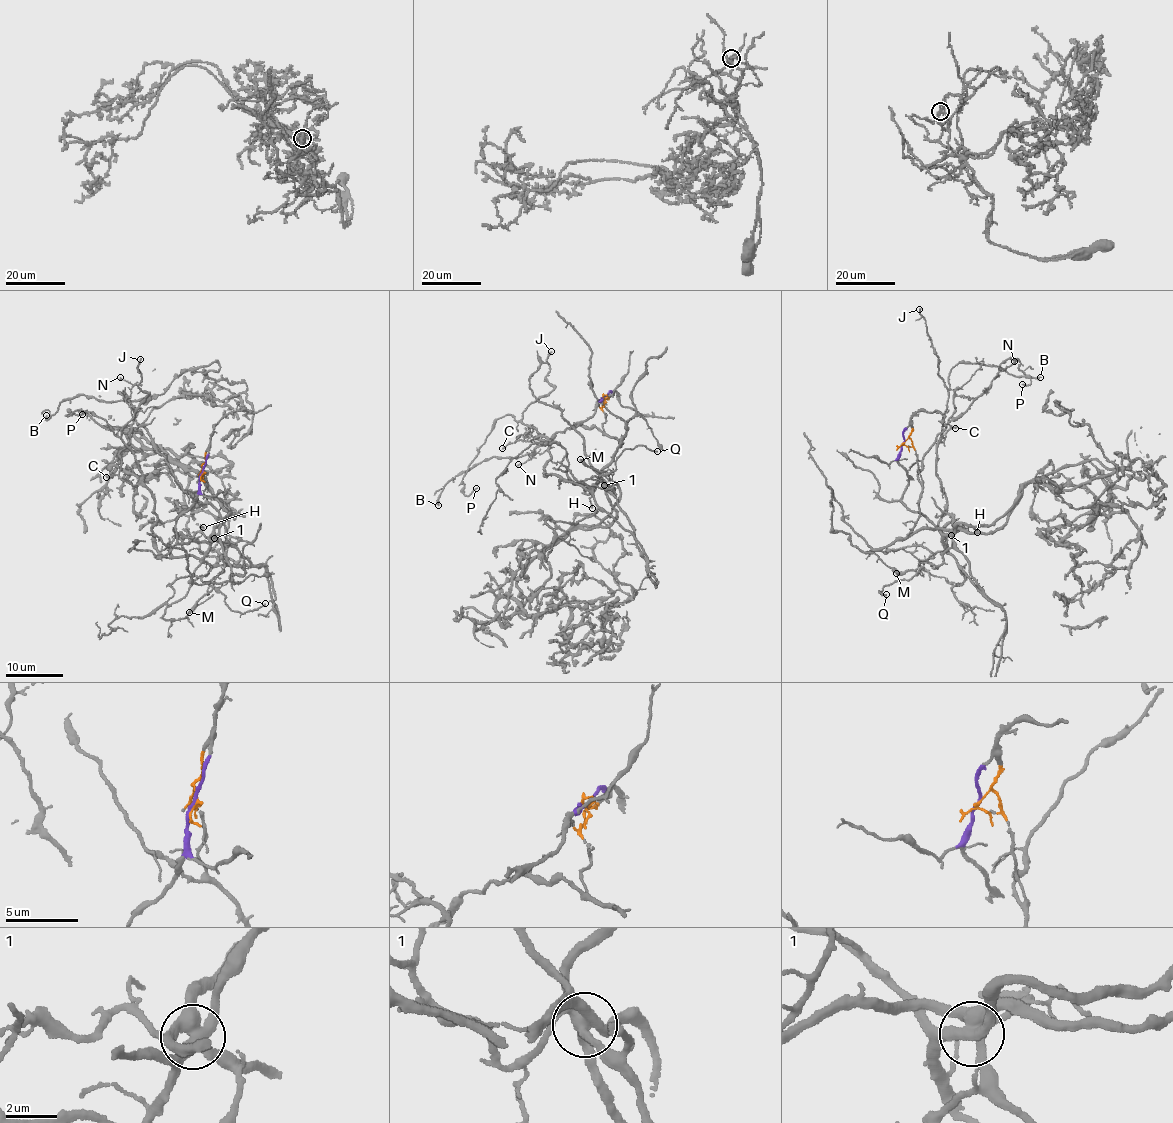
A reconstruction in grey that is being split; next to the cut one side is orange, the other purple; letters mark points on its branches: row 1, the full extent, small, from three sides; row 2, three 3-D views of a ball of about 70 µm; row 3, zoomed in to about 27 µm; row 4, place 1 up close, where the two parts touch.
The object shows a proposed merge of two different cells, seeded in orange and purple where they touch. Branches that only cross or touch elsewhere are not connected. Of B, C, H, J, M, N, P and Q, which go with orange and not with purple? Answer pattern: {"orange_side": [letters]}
{"orange_side": ["B", "H", "M", "N"]}

